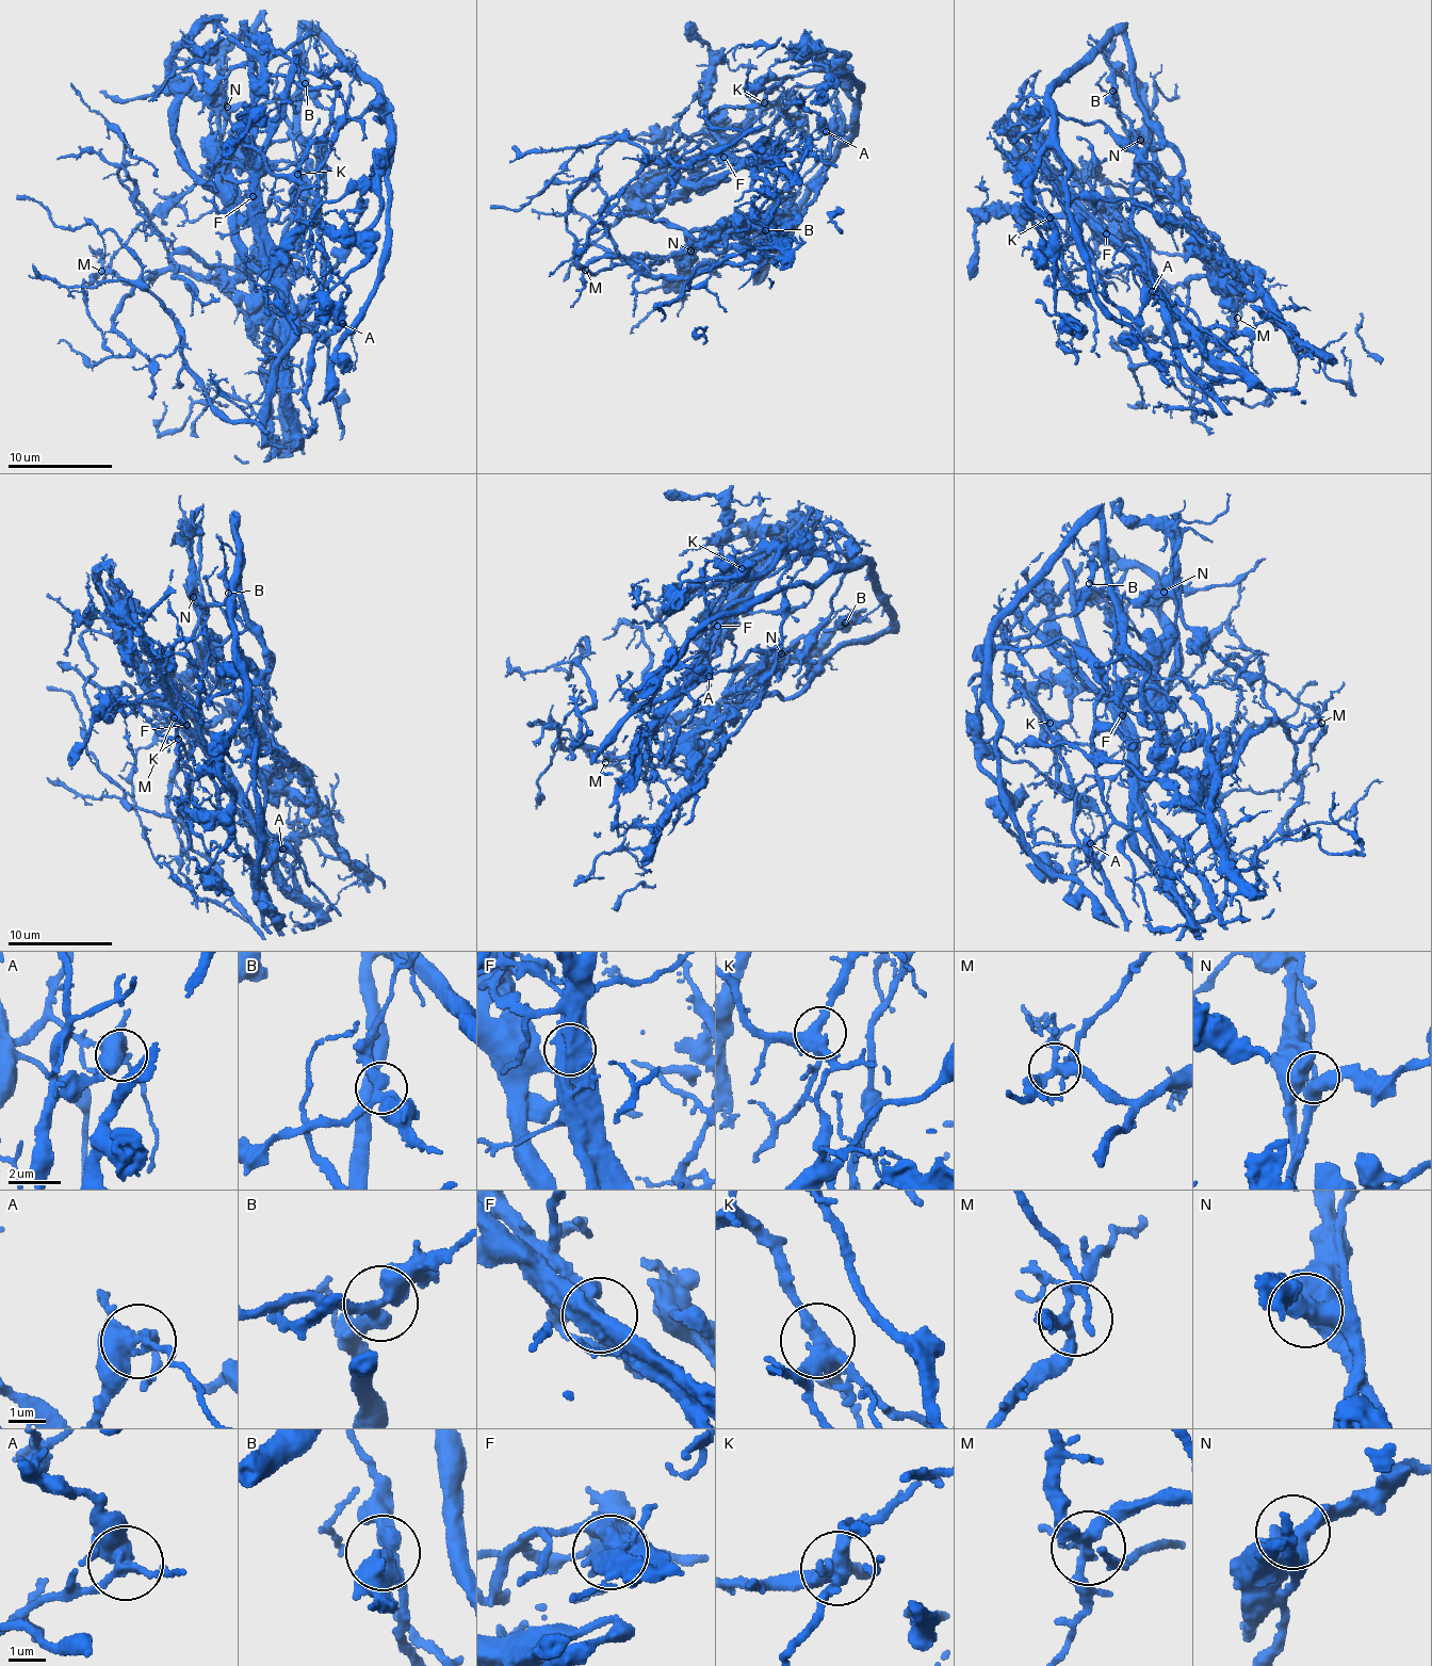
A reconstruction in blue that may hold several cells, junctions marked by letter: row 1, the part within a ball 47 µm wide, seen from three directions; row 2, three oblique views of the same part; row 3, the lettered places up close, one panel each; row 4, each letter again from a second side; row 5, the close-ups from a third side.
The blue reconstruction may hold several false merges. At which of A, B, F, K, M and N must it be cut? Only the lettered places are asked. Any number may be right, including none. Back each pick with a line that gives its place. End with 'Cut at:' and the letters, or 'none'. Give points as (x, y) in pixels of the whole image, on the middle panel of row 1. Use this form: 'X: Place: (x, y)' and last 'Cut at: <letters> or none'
A: Place: (826, 131)
F: Place: (723, 157)
Cut at: A, F

